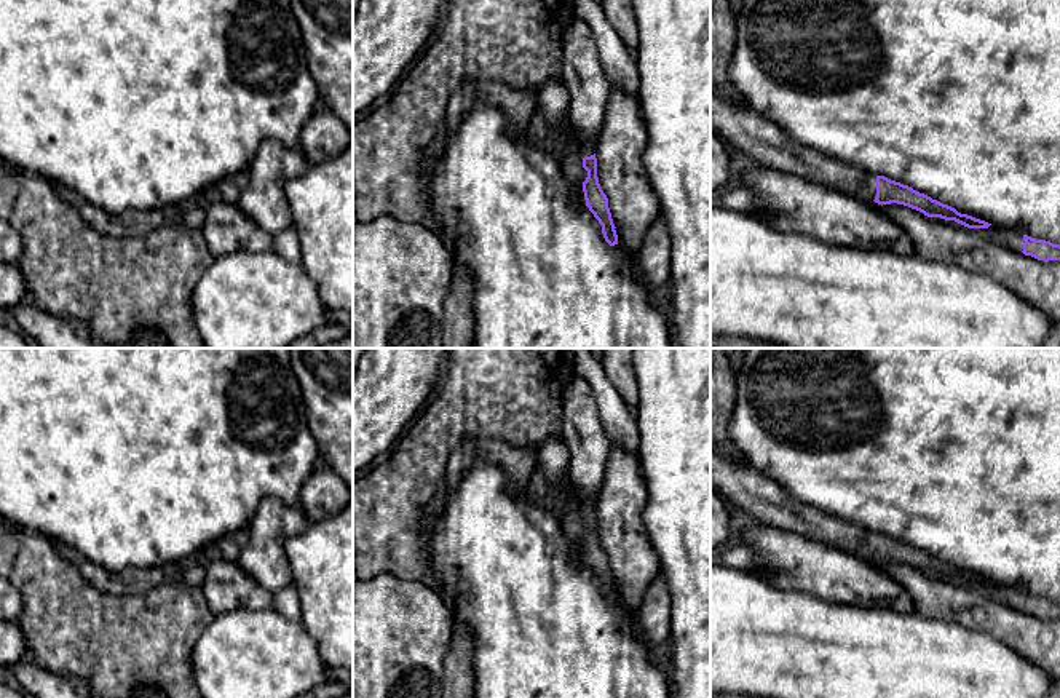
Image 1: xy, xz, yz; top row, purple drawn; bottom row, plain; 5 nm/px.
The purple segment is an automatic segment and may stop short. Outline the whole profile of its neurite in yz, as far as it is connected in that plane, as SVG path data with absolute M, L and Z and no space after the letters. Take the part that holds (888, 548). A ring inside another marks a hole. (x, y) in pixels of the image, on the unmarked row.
M710 450L710 487L731 505L736 514L750 521L795 532L862 559L875 559L881 564L891 561L908 564L928 575L940 575L983 591L998 602L1038 618L1060 618L1060 602L993 585L908 543L824 513L792 497L746 460L728 460Z

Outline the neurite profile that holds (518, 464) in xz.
M466 438L449 457L441 502L450 495L461 478L482 458L503 470L508 478L508 494L524 494L533 479L538 454L516 447L506 441Z

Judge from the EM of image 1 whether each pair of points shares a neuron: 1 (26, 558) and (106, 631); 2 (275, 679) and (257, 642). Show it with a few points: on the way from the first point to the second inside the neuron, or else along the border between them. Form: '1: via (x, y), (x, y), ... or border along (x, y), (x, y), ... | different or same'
1: via (45, 577), (87, 618) | same
2: via (265, 670), (257, 662), (257, 652) | same

